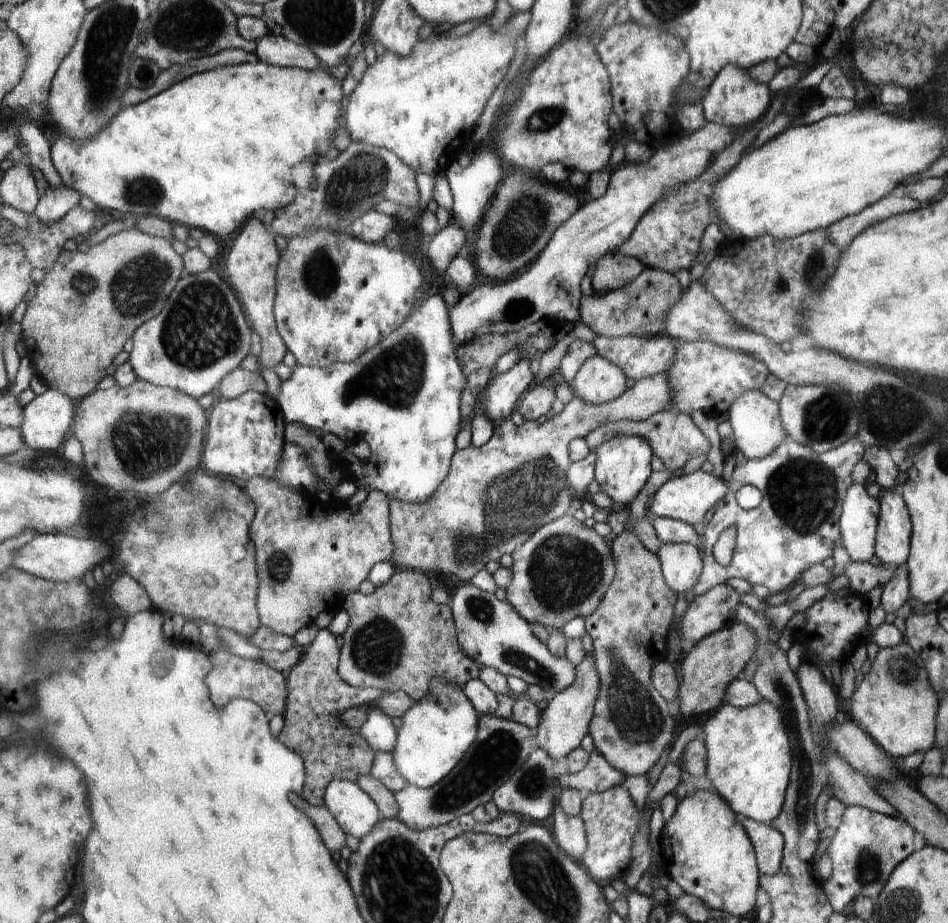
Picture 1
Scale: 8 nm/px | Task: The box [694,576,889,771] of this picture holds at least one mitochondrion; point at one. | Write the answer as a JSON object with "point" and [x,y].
{"point":[782,693]}

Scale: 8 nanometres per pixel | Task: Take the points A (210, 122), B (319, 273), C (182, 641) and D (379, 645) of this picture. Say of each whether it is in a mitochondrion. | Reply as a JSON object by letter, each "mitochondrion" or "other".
{"A":"other","B":"mitochondrion","C":"other","D":"mitochondrion"}

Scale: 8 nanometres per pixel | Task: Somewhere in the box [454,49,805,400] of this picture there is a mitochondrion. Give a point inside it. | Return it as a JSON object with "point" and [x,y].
{"point":[522,223]}

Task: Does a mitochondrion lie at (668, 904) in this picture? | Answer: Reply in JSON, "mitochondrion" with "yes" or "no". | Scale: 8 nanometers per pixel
{"mitochondrion":"no"}

